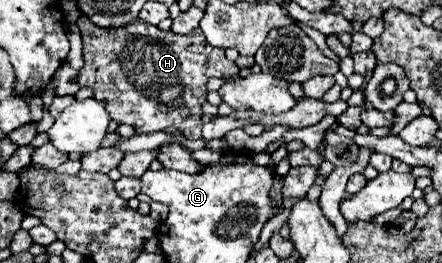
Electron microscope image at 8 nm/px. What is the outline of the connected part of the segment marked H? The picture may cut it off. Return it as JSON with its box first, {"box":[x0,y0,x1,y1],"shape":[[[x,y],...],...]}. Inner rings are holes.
{"box":[76,16,238,140],"shape":[[[80,16],[76,26],[82,34],[82,56],[84,56],[84,68],[78,74],[80,86],[90,86],[94,90],[94,98],[106,100],[106,110],[110,112],[112,120],[134,126],[136,134],[152,134],[160,132],[164,128],[178,128],[186,138],[198,140],[202,132],[202,104],[206,102],[206,82],[212,76],[224,76],[230,72],[230,76],[238,74],[238,66],[234,62],[228,62],[224,48],[214,48],[206,42],[206,36],[202,36],[200,30],[194,30],[192,34],[174,34],[160,30],[158,26],[146,24],[142,20],[134,20],[122,28],[100,28],[96,26],[88,16]],[[142,120],[150,120],[150,128],[142,128]]]}

